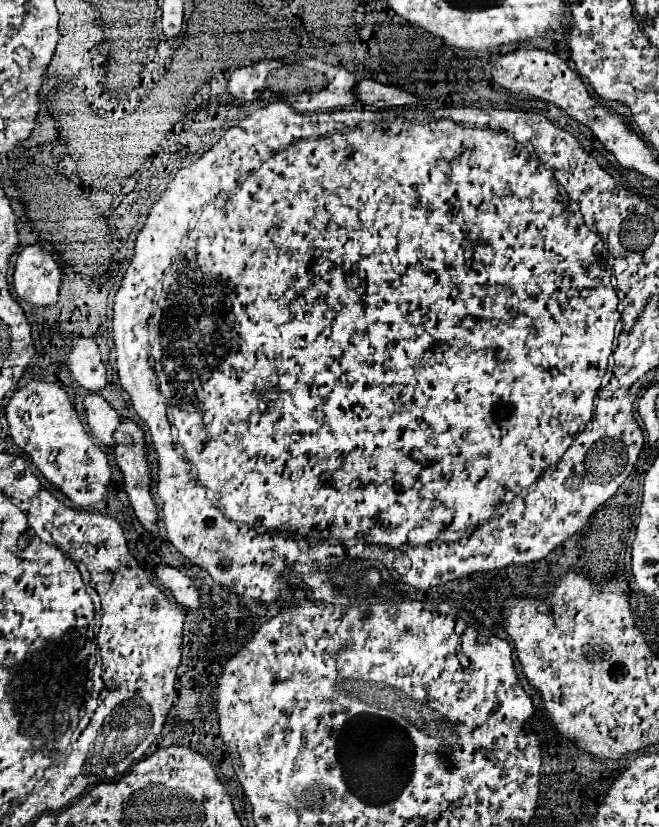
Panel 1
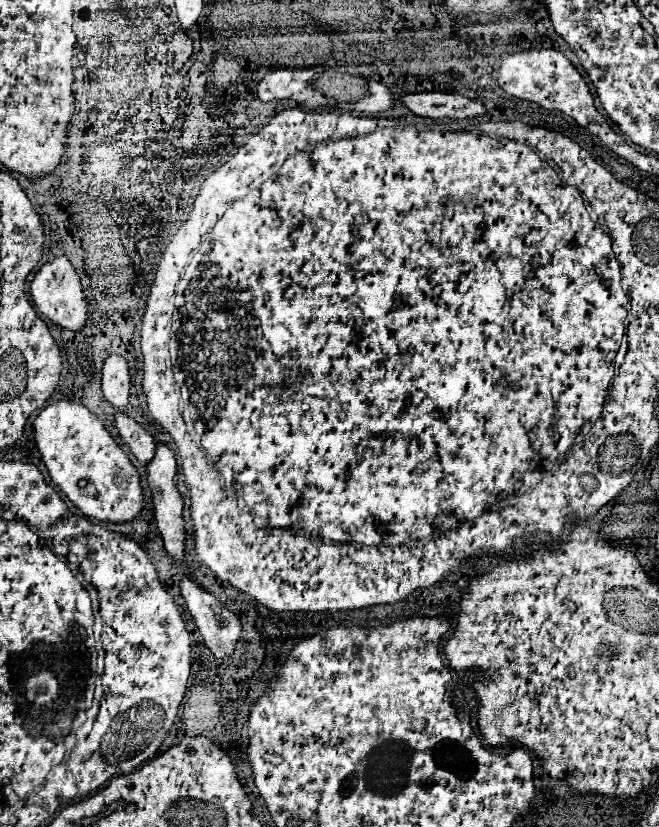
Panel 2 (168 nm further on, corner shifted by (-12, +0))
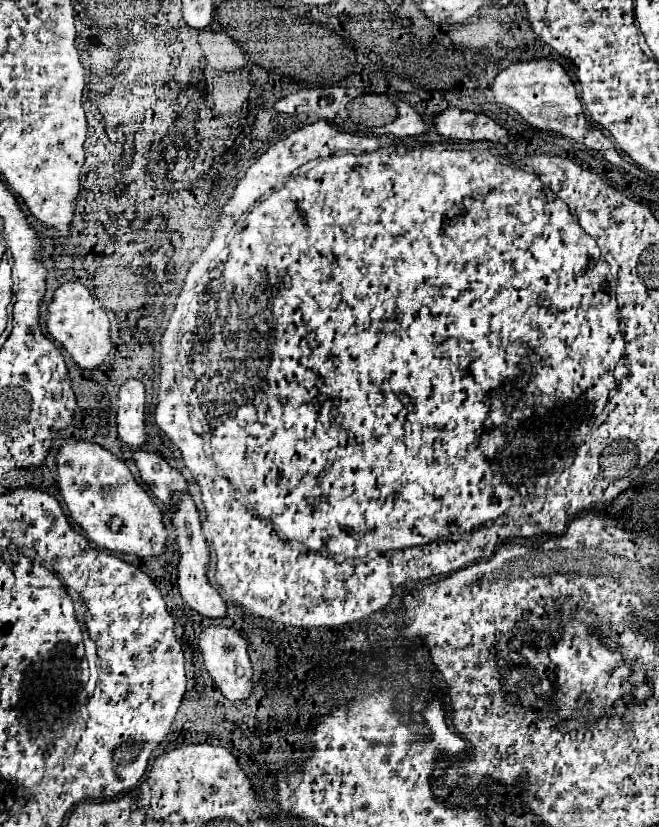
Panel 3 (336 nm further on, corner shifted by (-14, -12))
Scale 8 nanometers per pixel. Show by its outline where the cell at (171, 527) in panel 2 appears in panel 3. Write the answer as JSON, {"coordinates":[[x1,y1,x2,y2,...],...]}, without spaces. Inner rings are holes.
{"coordinates":[[186,492,178,494,174,500,176,500,176,506,178,506,178,510,172,514,172,524,178,532,178,546,180,546,180,562,178,562,180,594,190,604,190,608,196,610,198,614,202,614,206,618,214,618,214,620,224,618,226,616,226,602,212,588,212,584,208,582,208,576,206,576,206,566,210,562,210,552,208,552,208,544,206,544,206,538,204,538,202,528,200,528,198,510,196,510,192,498]]}

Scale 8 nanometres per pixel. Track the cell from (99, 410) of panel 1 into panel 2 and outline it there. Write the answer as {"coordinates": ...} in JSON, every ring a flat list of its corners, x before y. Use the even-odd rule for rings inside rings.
{"coordinates":[[116,412,114,426,116,426,118,434,122,436,122,440,126,442,126,446,130,448,130,452,140,462,144,462,144,464,150,462,150,458,154,456,154,448,156,448,154,438,138,422,134,422,128,414,122,414,122,412]]}

